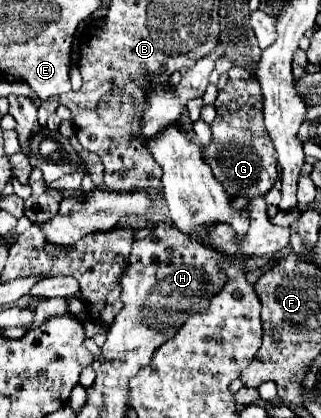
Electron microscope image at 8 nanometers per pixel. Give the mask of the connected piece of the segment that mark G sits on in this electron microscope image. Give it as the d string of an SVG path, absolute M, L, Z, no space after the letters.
M251 78L225 84L225 88L219 90L215 108L217 116L209 124L213 140L203 148L205 162L215 164L213 168L221 168L213 170L213 174L231 198L243 196L251 200L267 194L273 188L279 172L275 148L267 136L267 130L263 128L263 94L259 82Z

